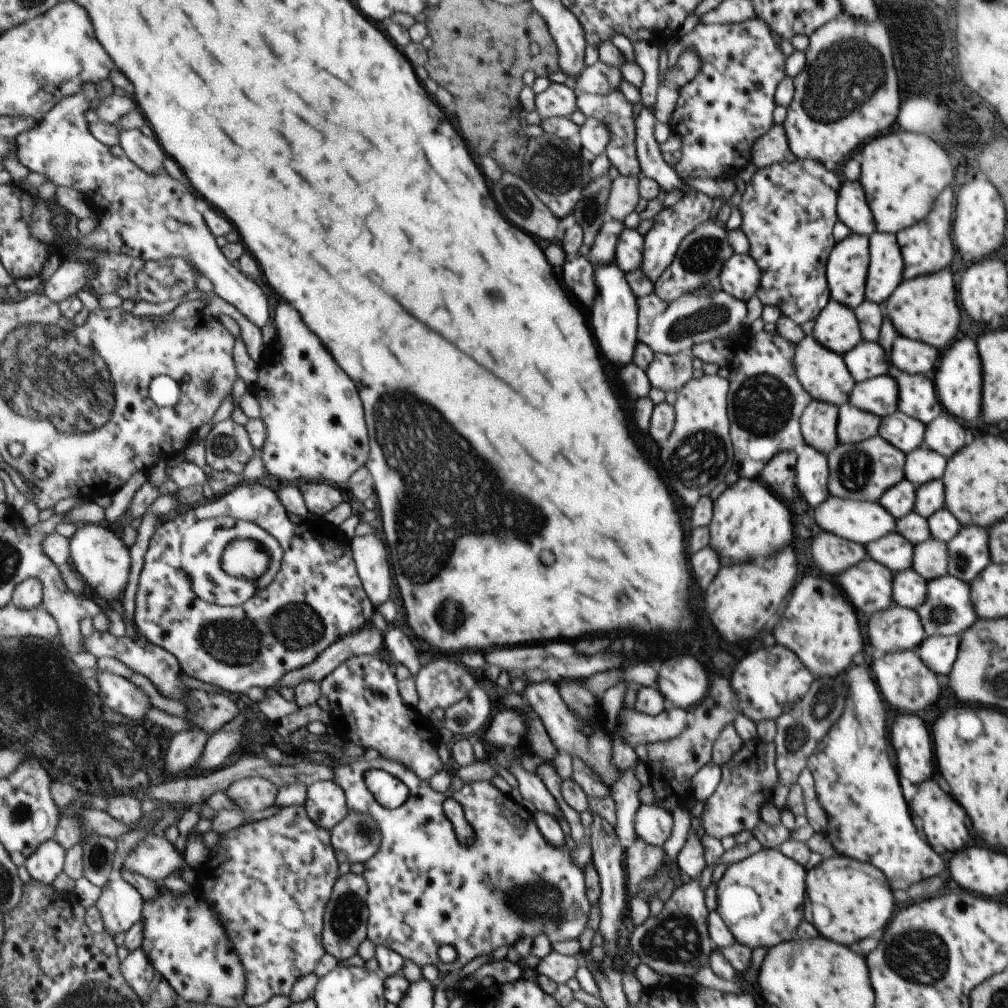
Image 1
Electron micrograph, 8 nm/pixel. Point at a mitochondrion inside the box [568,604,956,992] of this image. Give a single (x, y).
(913, 953)

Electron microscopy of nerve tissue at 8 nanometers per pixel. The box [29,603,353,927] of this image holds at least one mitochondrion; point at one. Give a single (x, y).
(97, 856)

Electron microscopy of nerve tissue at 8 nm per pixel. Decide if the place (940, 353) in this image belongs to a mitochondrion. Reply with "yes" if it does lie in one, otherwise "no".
no

